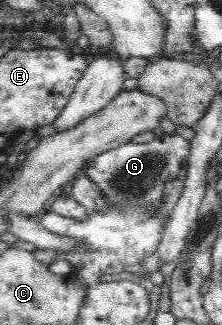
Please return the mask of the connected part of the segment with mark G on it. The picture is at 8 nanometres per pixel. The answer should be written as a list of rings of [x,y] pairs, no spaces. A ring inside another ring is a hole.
[[[163,135],[148,143],[130,141],[120,148],[103,152],[87,163],[83,173],[104,189],[102,193],[106,193],[114,201],[114,210],[106,210],[102,214],[92,212],[90,218],[81,224],[54,211],[44,209],[39,214],[42,225],[50,232],[80,238],[92,249],[90,254],[64,254],[72,263],[73,270],[80,273],[86,282],[116,277],[127,265],[137,264],[137,260],[146,251],[158,248],[162,224],[159,224],[159,220],[151,218],[147,210],[150,203],[162,197],[164,182],[177,176],[181,165],[190,154],[188,147],[188,141],[182,136]],[[78,264],[82,264],[80,270]]]

